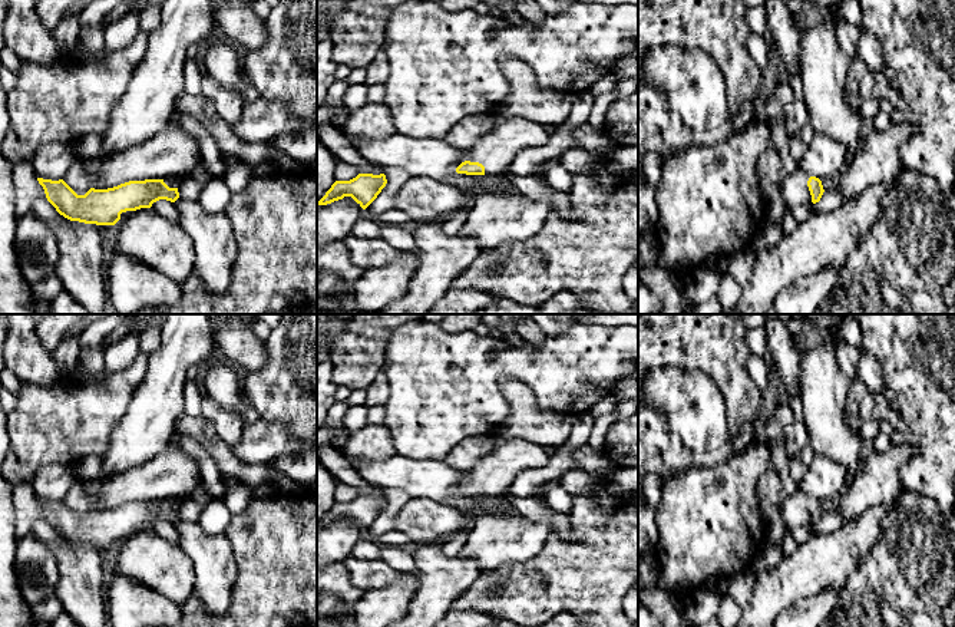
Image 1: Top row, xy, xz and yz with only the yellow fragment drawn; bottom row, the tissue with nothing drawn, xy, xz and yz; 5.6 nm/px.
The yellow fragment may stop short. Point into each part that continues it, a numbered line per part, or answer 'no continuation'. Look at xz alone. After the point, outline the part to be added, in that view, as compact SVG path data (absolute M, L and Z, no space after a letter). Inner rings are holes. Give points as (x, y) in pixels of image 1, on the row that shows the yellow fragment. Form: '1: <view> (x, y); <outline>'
1: xz (495, 151); M495 116L493 131L466 152L466 161L482 164L486 175L503 175L521 149L543 146L549 138L539 122Z

